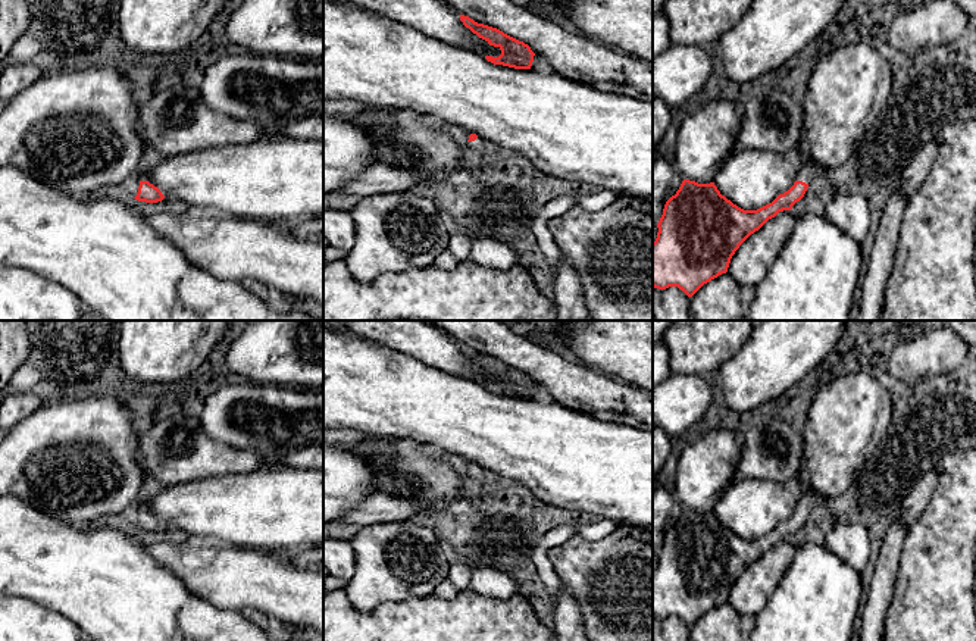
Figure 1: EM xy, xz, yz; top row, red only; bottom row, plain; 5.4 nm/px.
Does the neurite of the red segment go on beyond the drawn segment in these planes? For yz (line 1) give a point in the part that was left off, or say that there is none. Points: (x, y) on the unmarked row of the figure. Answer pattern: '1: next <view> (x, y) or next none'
1: next yz (807, 499)

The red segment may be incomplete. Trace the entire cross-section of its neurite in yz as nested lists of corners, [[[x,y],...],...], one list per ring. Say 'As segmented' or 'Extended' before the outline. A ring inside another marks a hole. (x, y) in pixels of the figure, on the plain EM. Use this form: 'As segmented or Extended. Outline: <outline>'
Extended. Outline: [[[801,487],[794,515],[757,540],[738,537],[720,523],[714,512],[698,513],[683,509],[676,523],[666,531],[657,553],[659,562],[653,572],[653,616],[659,619],[678,616],[692,626],[704,613],[728,601],[732,585],[751,563],[779,541],[791,540],[804,526],[810,510],[817,503],[820,497],[810,488]]]

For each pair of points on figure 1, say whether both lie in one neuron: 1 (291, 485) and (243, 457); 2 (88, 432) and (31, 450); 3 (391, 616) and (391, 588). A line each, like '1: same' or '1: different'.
1: different
2: same
3: different

